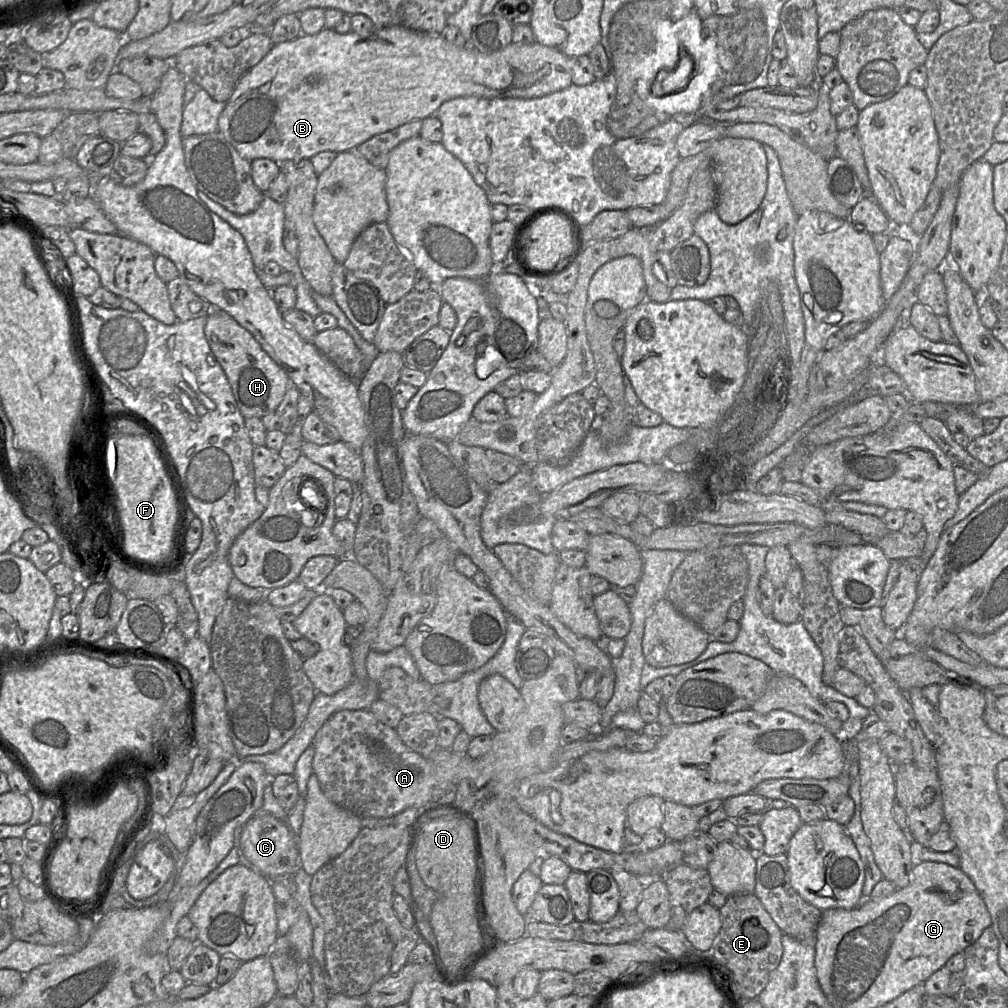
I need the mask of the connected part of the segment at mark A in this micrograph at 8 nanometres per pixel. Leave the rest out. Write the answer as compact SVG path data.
M342 710L334 713L317 731L312 745L314 747L314 757L312 761L313 773L316 775L324 795L334 804L361 818L394 817L409 807L421 809L423 806L431 803L433 789L438 787L436 771L430 760L408 748L402 742L395 729L381 723L369 710Z

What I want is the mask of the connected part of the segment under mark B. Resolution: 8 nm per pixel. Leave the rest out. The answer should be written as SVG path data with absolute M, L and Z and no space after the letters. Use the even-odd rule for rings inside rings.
M402 26L375 28L367 35L359 35L353 31L347 34L340 34L334 29L324 28L315 35L301 35L294 40L273 45L268 54L239 80L218 119L218 131L235 147L241 157L249 161L269 158L278 163L284 163L289 160L311 159L323 151L334 151L337 153L354 151L359 145L377 134L393 130L413 120L423 120L436 115L441 104L453 98L475 96L482 98L532 99L555 93L570 85L572 85L572 73L569 57L554 48L544 46L538 42L531 44L515 44L512 42L499 51L481 53L469 47L469 45L467 47L456 46L447 41L442 34L415 31Z

